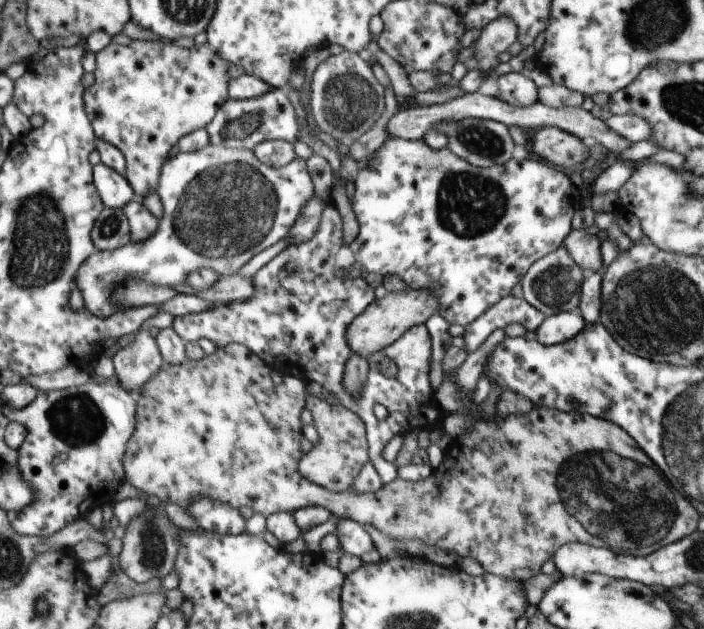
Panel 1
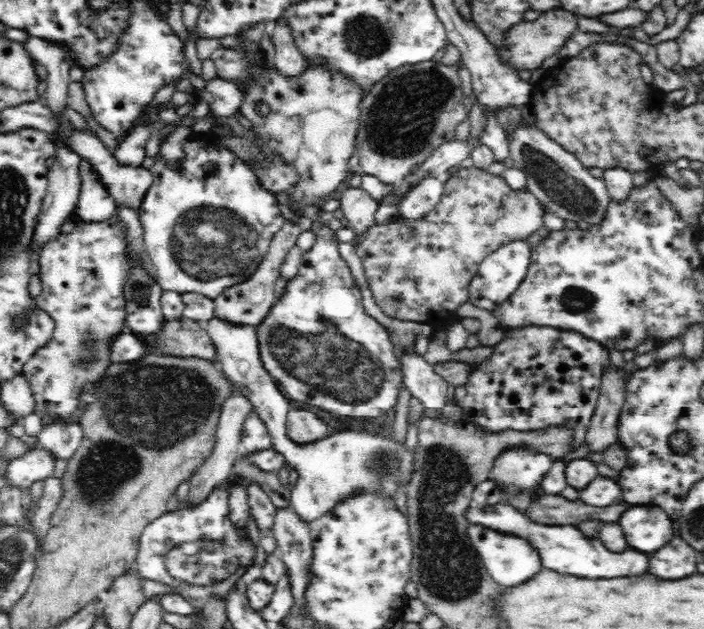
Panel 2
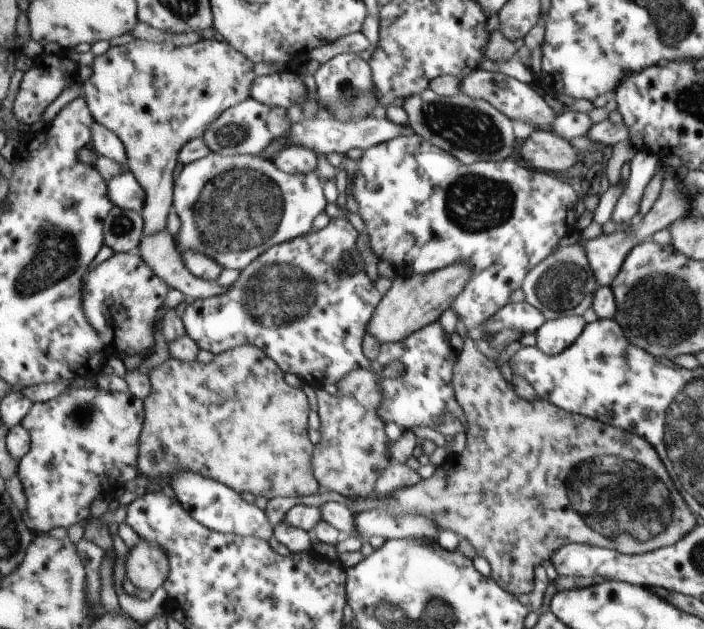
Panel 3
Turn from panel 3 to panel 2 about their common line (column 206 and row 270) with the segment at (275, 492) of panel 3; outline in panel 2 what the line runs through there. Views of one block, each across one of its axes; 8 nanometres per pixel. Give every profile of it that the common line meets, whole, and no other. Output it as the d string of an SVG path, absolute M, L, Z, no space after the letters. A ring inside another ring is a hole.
M470 166L470 168L459 168L456 172L449 174L448 180L443 183L444 192L442 193L440 202L430 211L424 218L420 220L400 219L392 221L390 224L374 225L372 228L366 230L366 234L360 240L360 246L356 248L355 252L361 258L364 274L368 281L368 286L372 291L376 304L382 309L384 314L389 317L394 317L402 321L418 321L418 322L433 322L436 316L448 318L448 314L460 306L462 303L468 302L468 287L471 283L472 277L476 274L478 265L497 248L514 241L526 241L534 232L538 232L540 228L544 228L544 216L546 216L546 209L540 199L536 198L532 192L528 191L528 187L520 188L520 190L513 190L508 186L502 174L494 175L490 170Z

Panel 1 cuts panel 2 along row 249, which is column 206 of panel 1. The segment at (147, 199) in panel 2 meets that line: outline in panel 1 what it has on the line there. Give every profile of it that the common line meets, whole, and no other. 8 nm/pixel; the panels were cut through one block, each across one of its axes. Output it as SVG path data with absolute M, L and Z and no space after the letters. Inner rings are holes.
M213 144L199 152L179 151L171 156L163 166L160 187L157 188L165 206L165 214L160 218L161 226L157 234L145 242L132 240L127 246L117 250L96 251L89 260L85 260L76 278L84 307L102 320L107 320L119 312L119 306L112 297L121 284L143 280L157 286L176 287L185 283L192 272L201 268L215 270L221 276L239 272L253 256L293 232L297 220L301 218L301 212L305 210L305 204L313 200L315 186L307 172L305 161L297 157L289 166L275 168L259 160L252 150L228 149Z

